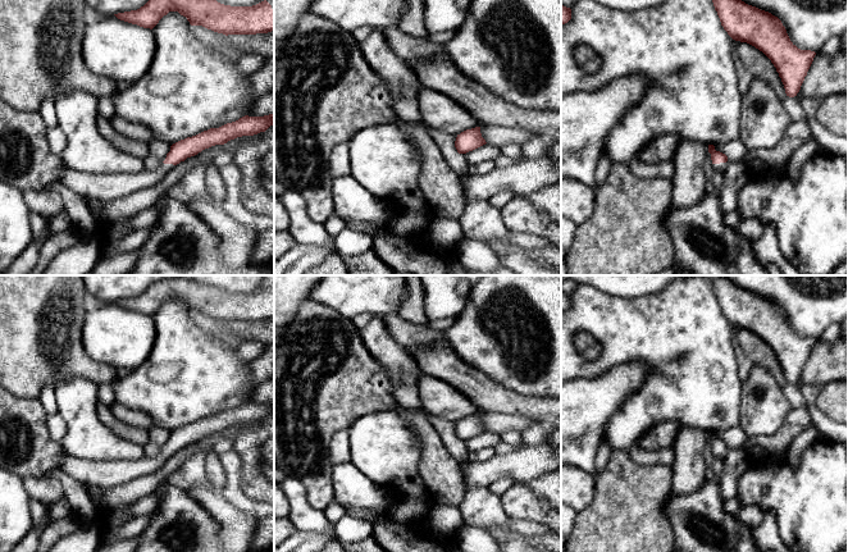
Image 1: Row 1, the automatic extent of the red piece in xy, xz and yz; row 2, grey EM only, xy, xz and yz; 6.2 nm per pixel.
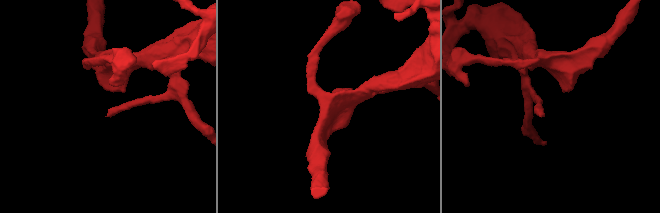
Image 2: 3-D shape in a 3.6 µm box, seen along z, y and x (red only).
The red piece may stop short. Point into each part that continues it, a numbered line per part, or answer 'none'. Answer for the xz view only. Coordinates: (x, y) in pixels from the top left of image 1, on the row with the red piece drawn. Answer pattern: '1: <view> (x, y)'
none

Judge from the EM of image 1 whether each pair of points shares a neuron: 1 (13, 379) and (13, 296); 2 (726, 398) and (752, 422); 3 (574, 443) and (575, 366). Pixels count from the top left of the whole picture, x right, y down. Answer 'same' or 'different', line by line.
1: same
2: different
3: different

